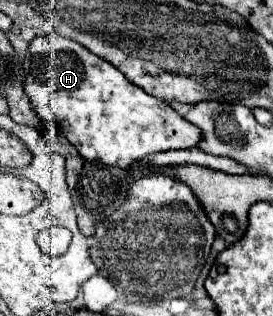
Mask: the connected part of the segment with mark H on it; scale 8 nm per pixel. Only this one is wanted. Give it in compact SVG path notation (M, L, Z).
M50 34L50 36L36 36L30 42L28 54L24 58L26 70L26 94L44 124L56 126L72 146L86 158L86 160L100 160L110 166L128 168L134 162L146 158L148 154L164 152L164 150L178 150L178 148L196 148L198 140L202 140L202 130L172 110L166 102L156 100L154 96L142 92L142 88L124 80L124 74L116 70L106 60L98 58L82 44L76 44L70 38Z

